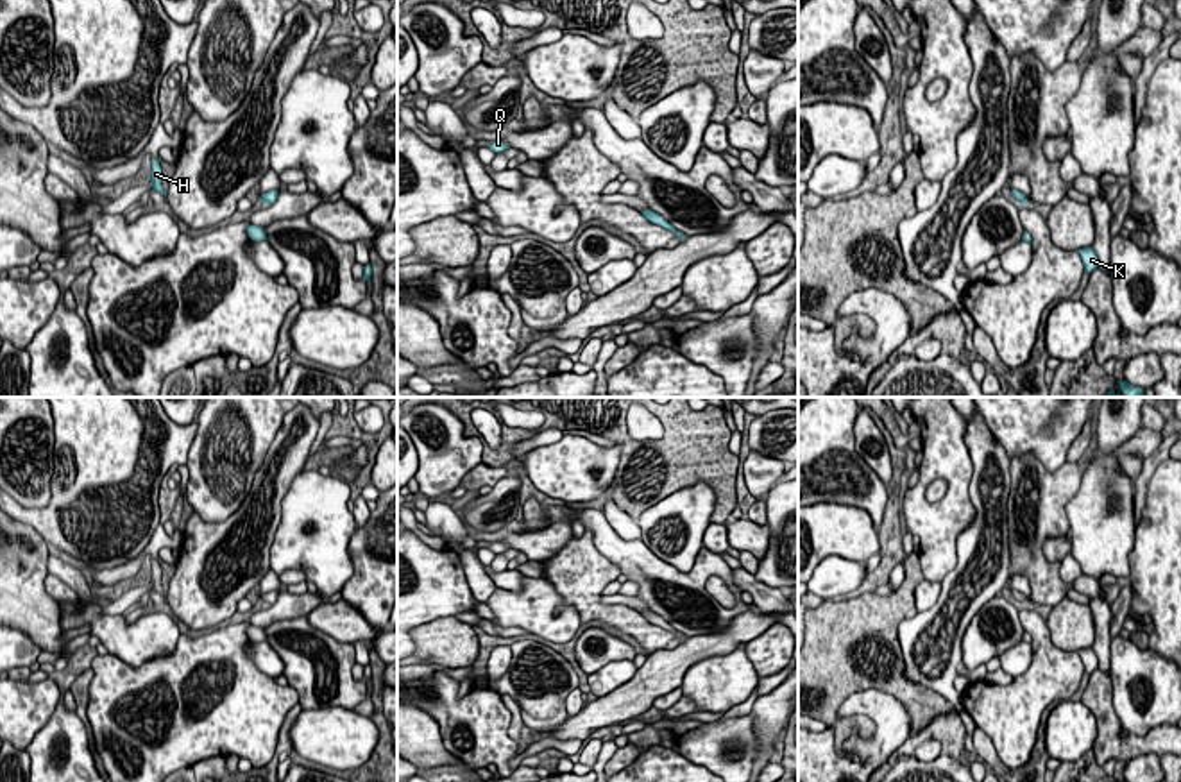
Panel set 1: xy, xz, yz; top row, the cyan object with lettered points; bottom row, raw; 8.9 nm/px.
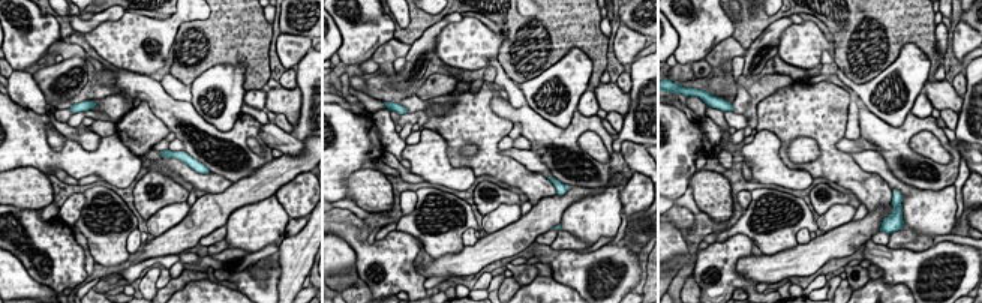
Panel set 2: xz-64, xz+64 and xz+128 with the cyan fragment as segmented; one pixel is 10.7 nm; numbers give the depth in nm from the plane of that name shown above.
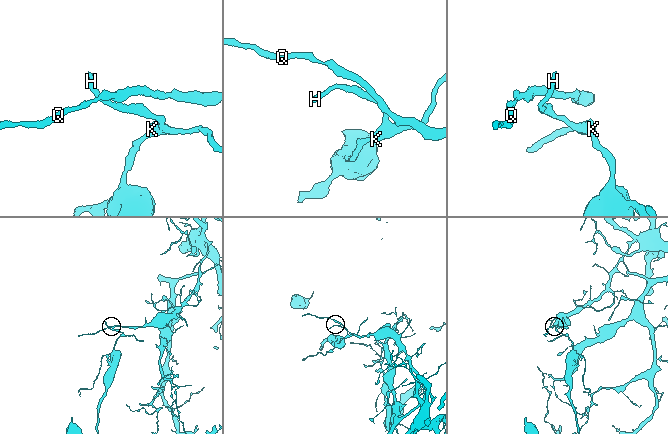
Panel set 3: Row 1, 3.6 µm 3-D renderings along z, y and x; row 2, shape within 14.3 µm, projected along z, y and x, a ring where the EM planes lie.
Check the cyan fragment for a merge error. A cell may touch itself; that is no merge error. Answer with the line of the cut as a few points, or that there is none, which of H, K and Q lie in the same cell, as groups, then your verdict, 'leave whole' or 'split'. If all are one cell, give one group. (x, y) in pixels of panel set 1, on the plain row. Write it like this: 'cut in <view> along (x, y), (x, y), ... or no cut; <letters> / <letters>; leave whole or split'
cut in xz along (666, 621), (662, 627); H Q / K; split

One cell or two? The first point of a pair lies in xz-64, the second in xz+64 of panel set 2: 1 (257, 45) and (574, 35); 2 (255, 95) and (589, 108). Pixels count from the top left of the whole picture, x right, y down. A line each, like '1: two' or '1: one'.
1: one
2: one

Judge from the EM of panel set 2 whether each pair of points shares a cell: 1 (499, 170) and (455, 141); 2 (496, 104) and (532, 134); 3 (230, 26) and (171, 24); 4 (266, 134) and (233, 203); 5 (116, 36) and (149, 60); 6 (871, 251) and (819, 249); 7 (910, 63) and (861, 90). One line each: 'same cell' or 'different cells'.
1: same cell
2: same cell
3: different cells
4: different cells
5: same cell
6: different cells
7: same cell

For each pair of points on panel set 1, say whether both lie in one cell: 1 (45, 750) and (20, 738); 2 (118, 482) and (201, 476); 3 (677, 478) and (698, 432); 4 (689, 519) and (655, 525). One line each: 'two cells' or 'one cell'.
1: two cells
2: two cells
3: one cell
4: one cell

